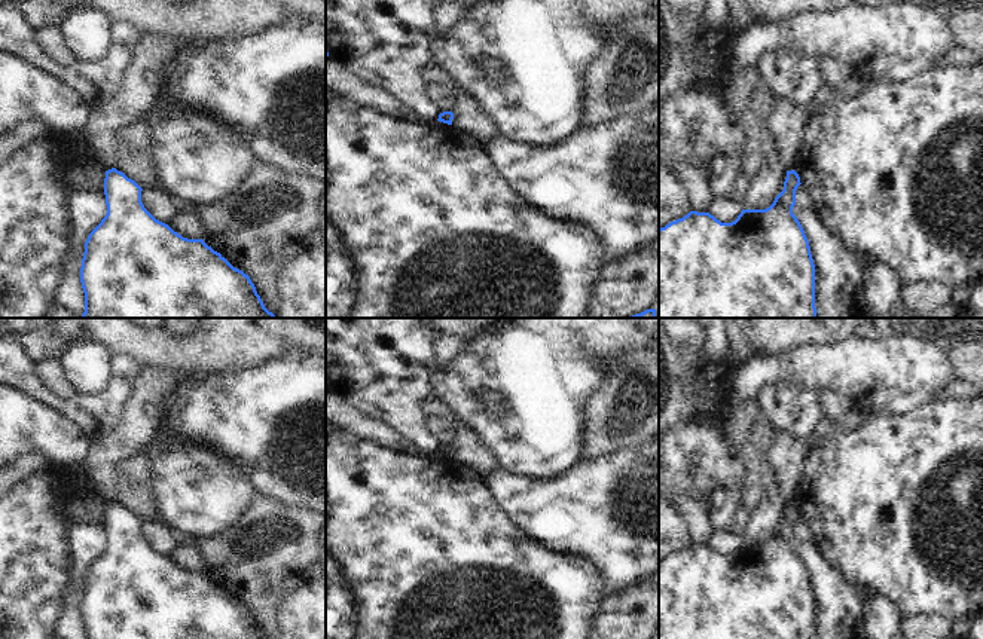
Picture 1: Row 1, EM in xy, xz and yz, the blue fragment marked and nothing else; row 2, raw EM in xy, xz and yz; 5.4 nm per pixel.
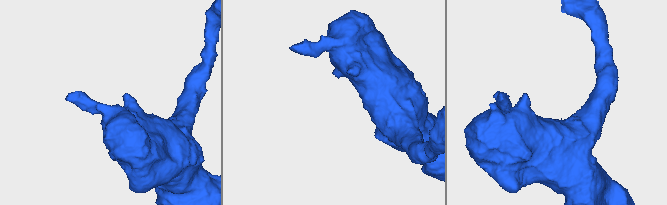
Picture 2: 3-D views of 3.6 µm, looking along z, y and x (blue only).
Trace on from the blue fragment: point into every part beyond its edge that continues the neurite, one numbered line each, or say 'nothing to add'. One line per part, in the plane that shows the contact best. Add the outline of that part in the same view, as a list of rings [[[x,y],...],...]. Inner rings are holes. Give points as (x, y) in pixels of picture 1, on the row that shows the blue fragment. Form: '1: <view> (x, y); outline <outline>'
nothing to add

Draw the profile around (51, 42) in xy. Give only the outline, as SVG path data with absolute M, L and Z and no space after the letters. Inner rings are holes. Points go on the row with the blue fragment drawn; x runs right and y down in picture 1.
M42 28L34 34L36 43L55 62L68 67L76 61L76 56L64 45L59 28Z

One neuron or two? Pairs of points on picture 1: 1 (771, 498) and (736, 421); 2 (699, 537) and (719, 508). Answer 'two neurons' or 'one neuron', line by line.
1: two neurons
2: two neurons

